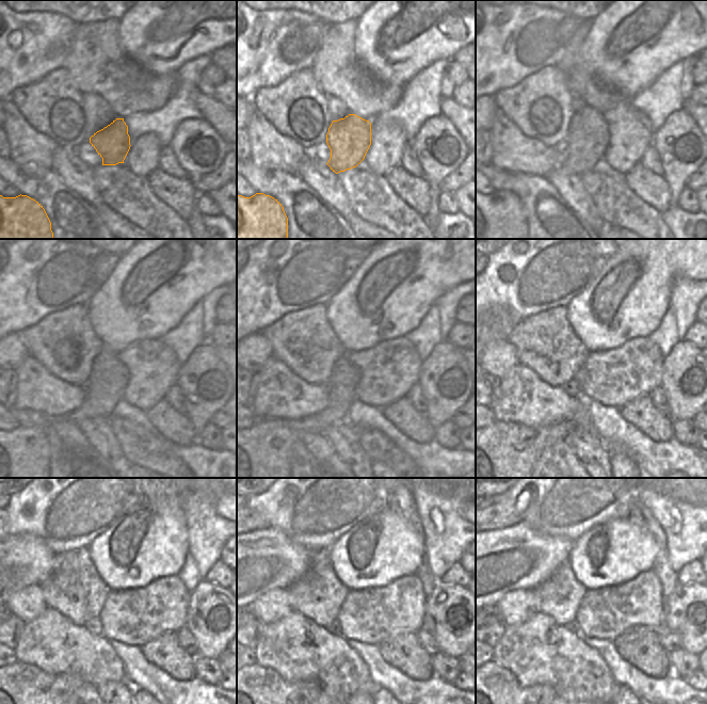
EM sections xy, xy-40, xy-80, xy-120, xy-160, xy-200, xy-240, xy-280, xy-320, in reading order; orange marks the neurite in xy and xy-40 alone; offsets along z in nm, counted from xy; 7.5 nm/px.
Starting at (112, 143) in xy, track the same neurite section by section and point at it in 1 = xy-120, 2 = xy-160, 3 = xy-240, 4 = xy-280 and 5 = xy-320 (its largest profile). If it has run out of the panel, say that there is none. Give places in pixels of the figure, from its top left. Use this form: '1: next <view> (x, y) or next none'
1: next xy-120 (106, 386)
2: next xy-160 (260, 456)
3: next xy-240 (20, 694)
4: next xy-280 (258, 694)
5: next xy-320 (497, 694)

